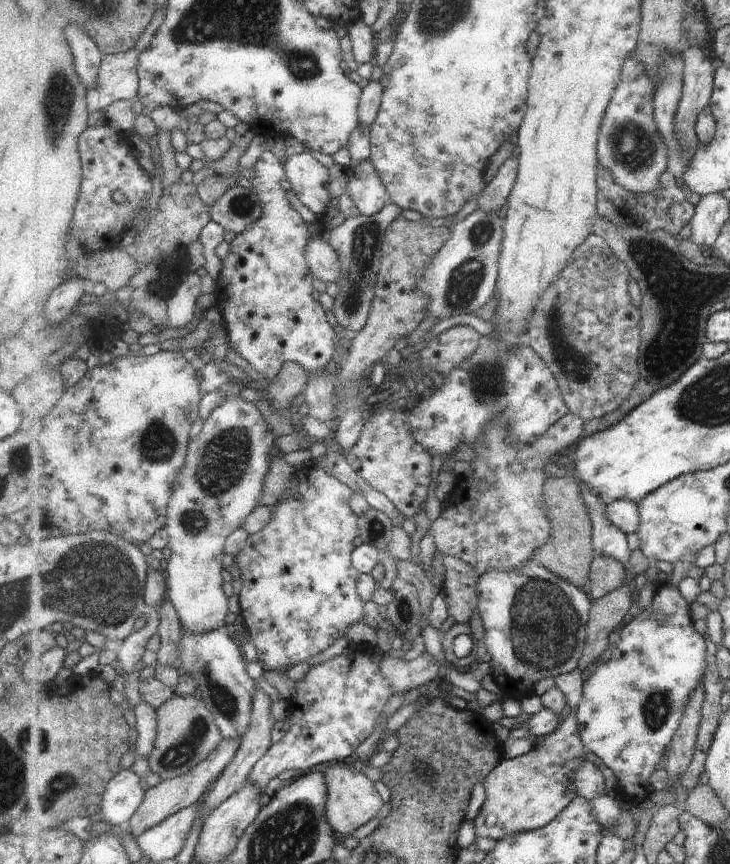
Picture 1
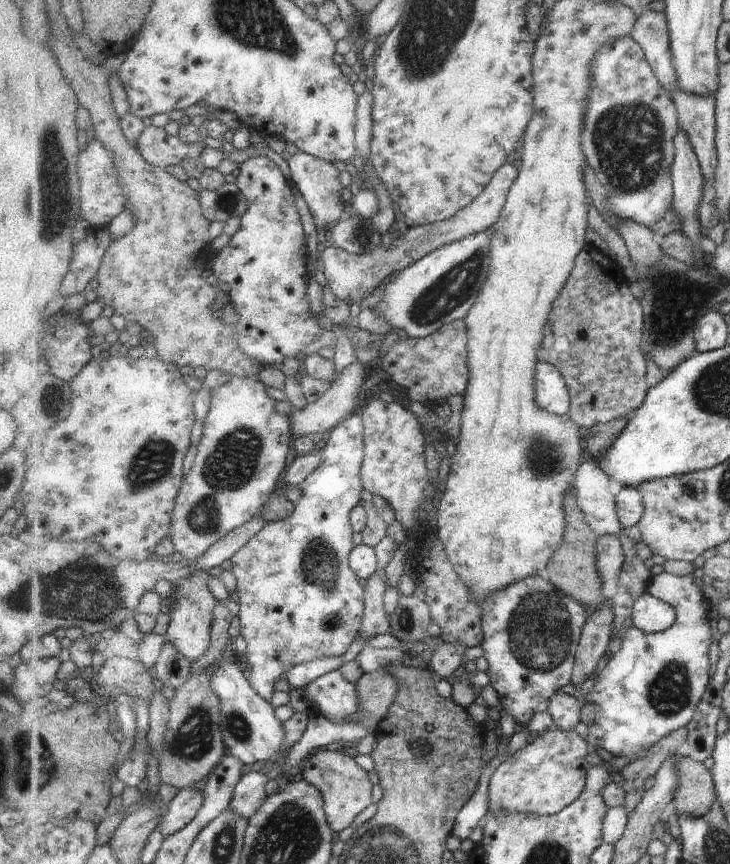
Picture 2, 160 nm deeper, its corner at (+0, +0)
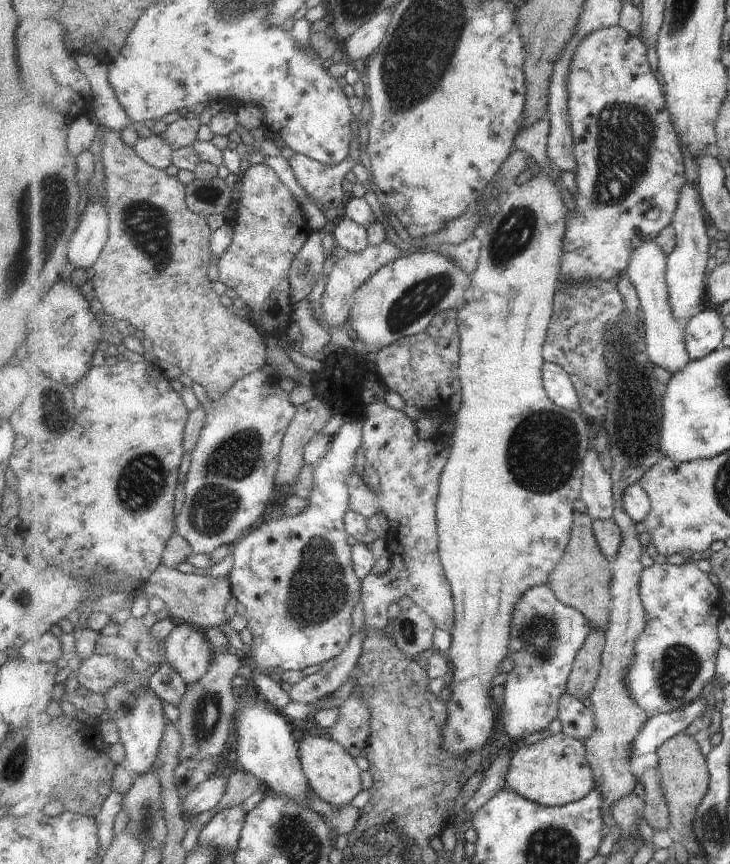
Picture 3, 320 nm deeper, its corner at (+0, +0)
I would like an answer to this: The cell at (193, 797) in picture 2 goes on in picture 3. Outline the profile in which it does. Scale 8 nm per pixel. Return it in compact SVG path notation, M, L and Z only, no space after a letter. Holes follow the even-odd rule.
M213 776L202 782L185 800L185 814L197 815L217 808L228 787L228 778Z

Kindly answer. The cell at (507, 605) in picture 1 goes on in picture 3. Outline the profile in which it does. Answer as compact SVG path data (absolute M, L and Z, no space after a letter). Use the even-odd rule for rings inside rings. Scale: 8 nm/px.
M548 584L536 586L533 590L529 590L529 594L524 594L512 622L508 658L513 668L507 674L507 680L503 684L504 700L501 710L506 745L512 740L519 742L535 732L545 732L551 726L551 722L559 718L560 702L568 692L568 680L575 665L577 653L588 640L593 628L590 620L581 614L580 610L562 603Z

